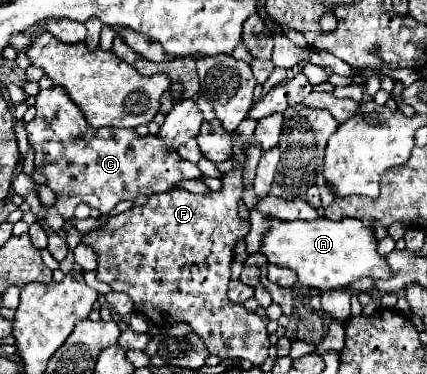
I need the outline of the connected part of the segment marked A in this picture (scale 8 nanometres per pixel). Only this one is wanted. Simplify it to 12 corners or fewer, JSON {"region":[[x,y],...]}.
{"region":[[356,218],[270,220],[262,254],[306,288],[394,272]]}

